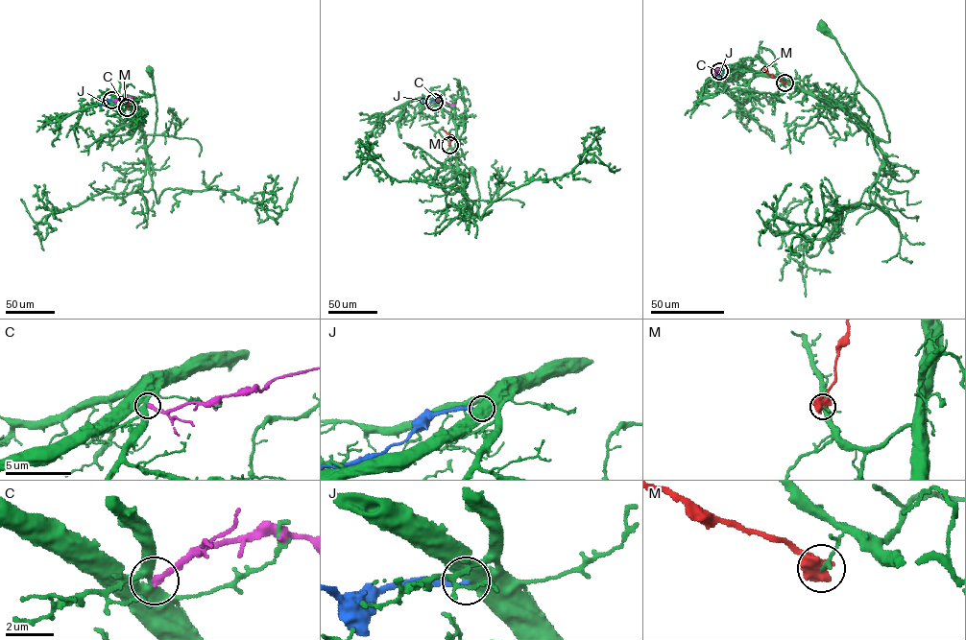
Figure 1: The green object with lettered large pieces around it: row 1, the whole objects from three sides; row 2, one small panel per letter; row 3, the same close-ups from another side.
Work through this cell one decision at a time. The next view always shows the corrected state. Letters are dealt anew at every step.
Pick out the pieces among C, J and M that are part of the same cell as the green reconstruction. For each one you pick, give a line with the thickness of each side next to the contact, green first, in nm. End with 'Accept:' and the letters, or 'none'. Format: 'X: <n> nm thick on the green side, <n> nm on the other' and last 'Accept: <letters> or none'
Accept: none

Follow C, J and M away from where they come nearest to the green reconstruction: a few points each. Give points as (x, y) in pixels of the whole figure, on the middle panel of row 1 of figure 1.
C: (436, 101), (443, 99), (455, 104)
J: (434, 102), (422, 102)
M: (449, 145), (451, 136), (444, 130)

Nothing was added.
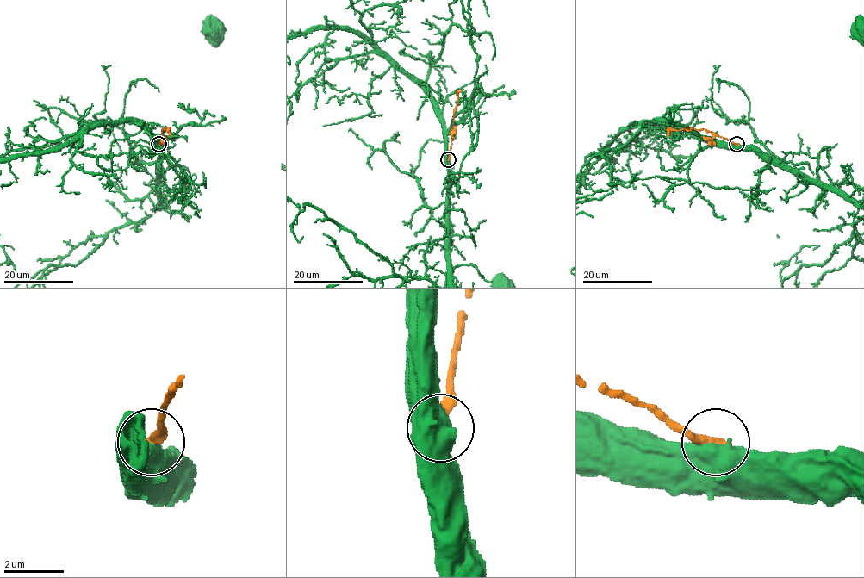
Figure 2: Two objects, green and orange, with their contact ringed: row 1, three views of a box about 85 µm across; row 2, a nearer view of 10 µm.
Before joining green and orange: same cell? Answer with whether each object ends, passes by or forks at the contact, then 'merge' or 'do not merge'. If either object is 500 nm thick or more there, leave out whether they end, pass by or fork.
do not merge

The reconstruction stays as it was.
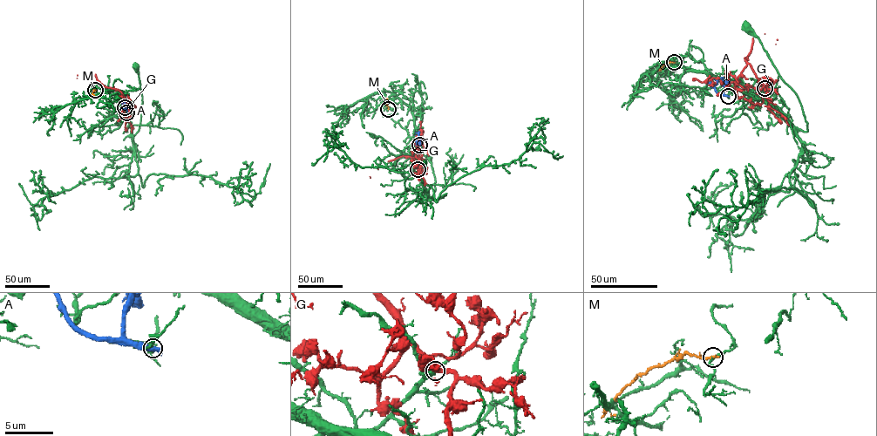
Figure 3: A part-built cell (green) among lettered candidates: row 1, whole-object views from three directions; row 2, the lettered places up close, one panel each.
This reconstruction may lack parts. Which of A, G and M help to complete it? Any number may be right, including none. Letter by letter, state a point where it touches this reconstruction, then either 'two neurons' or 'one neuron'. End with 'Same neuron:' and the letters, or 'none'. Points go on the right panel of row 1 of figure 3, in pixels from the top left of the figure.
A: meets green at (728, 96); two neurons
G: meets green at (764, 88); two neurons
M: meets green at (674, 62); two neurons
Same neuron: none

